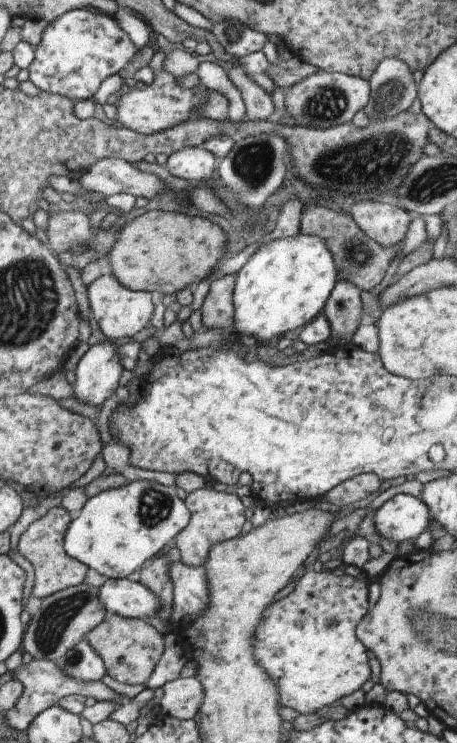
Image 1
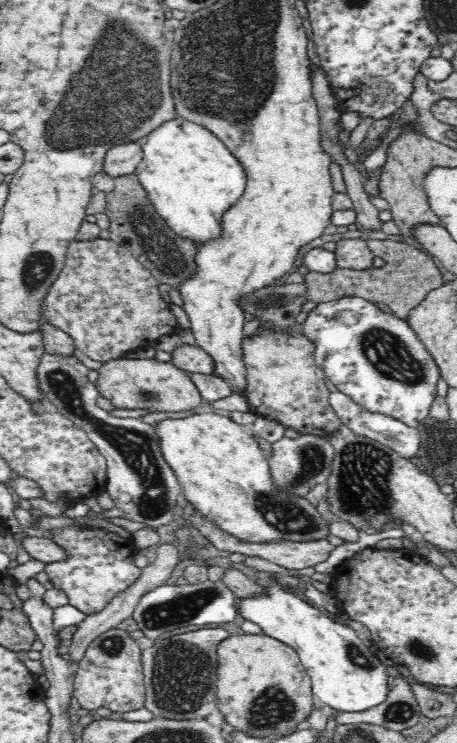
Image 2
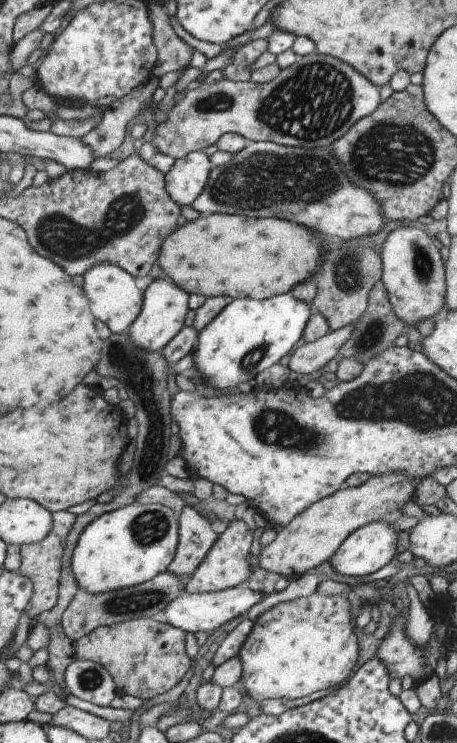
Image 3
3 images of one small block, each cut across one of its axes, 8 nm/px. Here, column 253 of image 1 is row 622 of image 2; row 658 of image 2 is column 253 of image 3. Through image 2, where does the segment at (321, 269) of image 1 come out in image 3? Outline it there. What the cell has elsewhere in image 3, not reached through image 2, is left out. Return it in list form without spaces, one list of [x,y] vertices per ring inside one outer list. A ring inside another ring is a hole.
[[[291,293],[269,299],[233,299],[198,335],[192,358],[204,384],[216,390],[236,388],[256,378],[262,370],[280,362],[298,344],[310,315],[312,305],[296,300]]]

